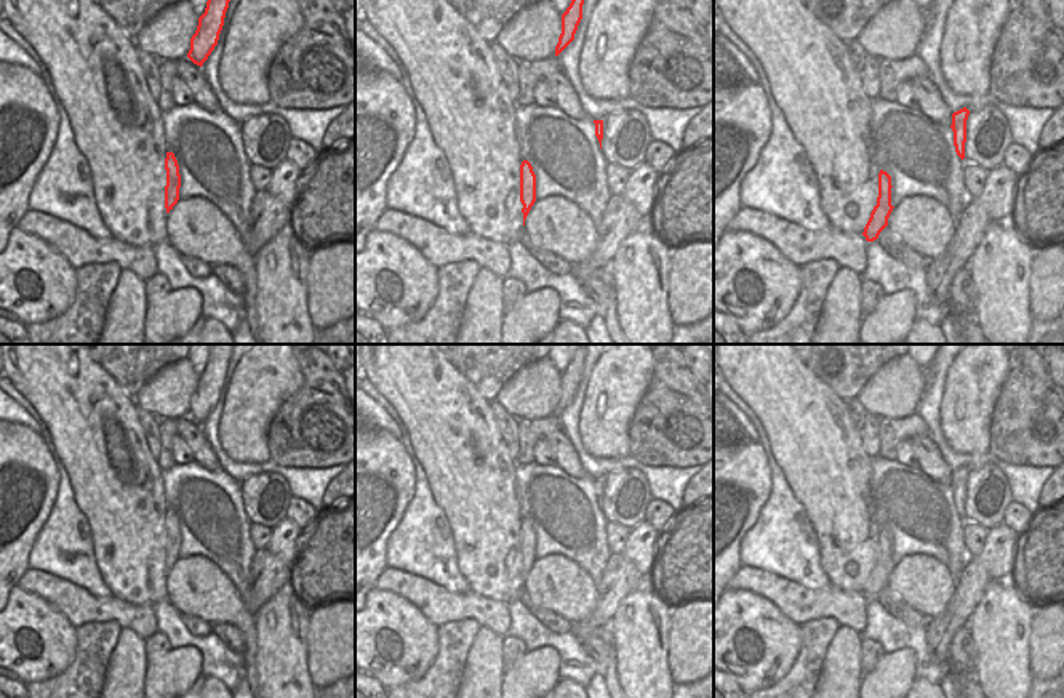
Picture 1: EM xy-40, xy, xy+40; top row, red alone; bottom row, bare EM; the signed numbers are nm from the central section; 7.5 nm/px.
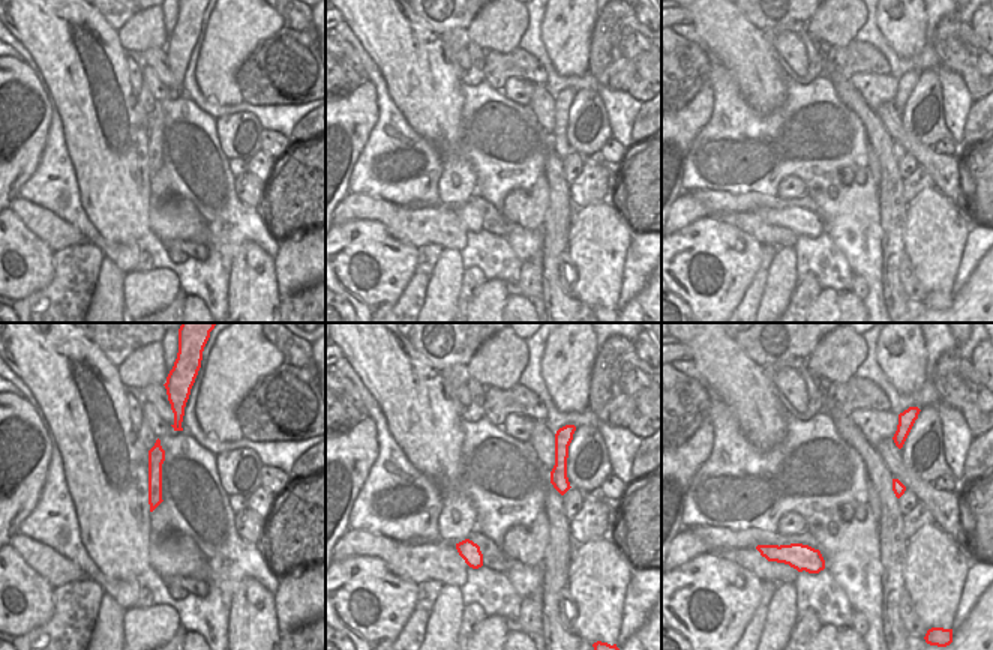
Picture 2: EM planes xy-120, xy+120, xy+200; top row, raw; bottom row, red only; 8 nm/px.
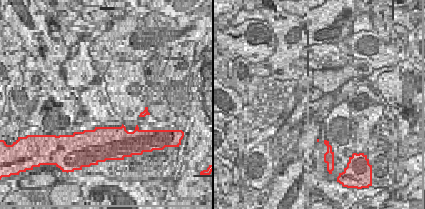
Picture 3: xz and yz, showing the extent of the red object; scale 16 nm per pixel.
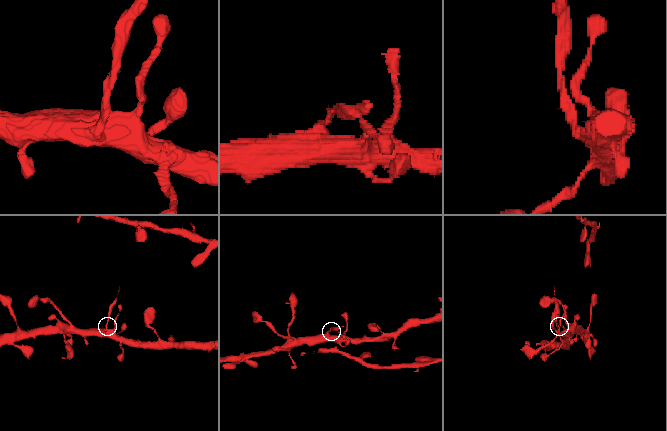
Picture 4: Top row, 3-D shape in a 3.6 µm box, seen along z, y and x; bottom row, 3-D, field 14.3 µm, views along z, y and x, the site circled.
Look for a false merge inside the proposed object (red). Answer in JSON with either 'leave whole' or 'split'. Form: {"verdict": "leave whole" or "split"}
{"verdict": "split"}

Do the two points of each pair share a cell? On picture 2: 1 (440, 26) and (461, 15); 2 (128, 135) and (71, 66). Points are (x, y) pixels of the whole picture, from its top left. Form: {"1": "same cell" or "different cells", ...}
{"1": "same cell", "2": "same cell"}

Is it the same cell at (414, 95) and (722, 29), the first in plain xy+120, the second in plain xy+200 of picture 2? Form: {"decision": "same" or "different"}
{"decision": "same"}

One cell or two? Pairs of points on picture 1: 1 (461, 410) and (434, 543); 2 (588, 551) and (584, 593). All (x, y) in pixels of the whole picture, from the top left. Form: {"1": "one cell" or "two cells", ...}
{"1": "two cells", "2": "two cells"}

